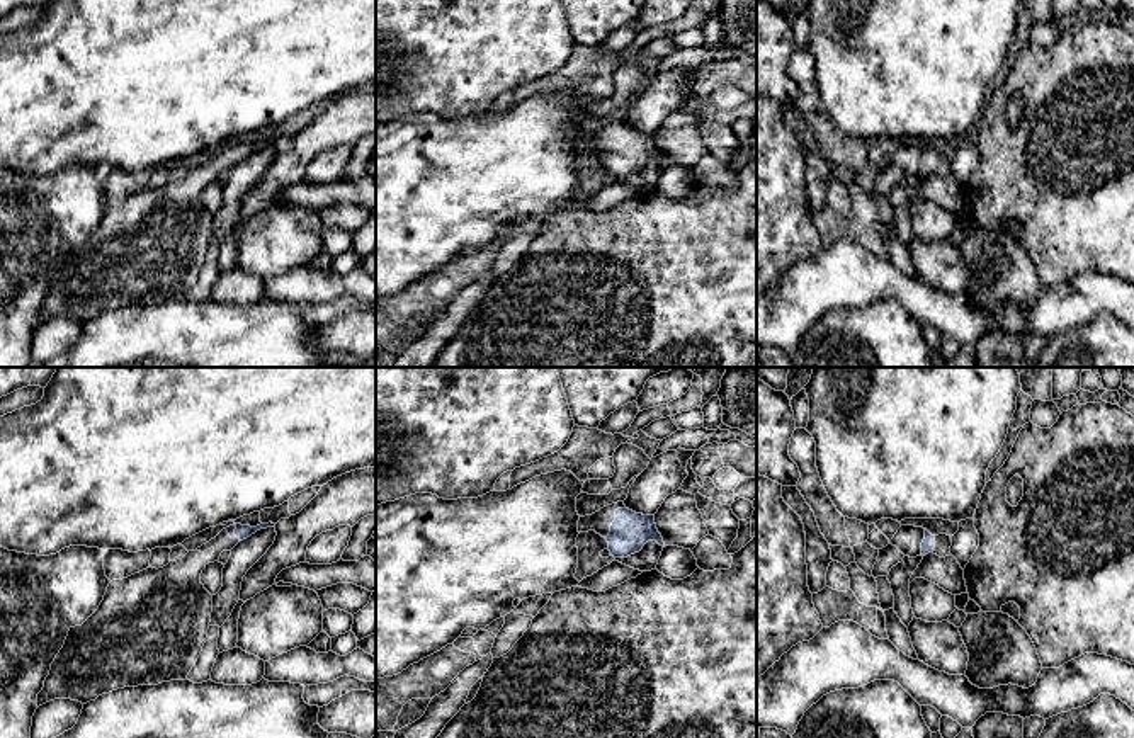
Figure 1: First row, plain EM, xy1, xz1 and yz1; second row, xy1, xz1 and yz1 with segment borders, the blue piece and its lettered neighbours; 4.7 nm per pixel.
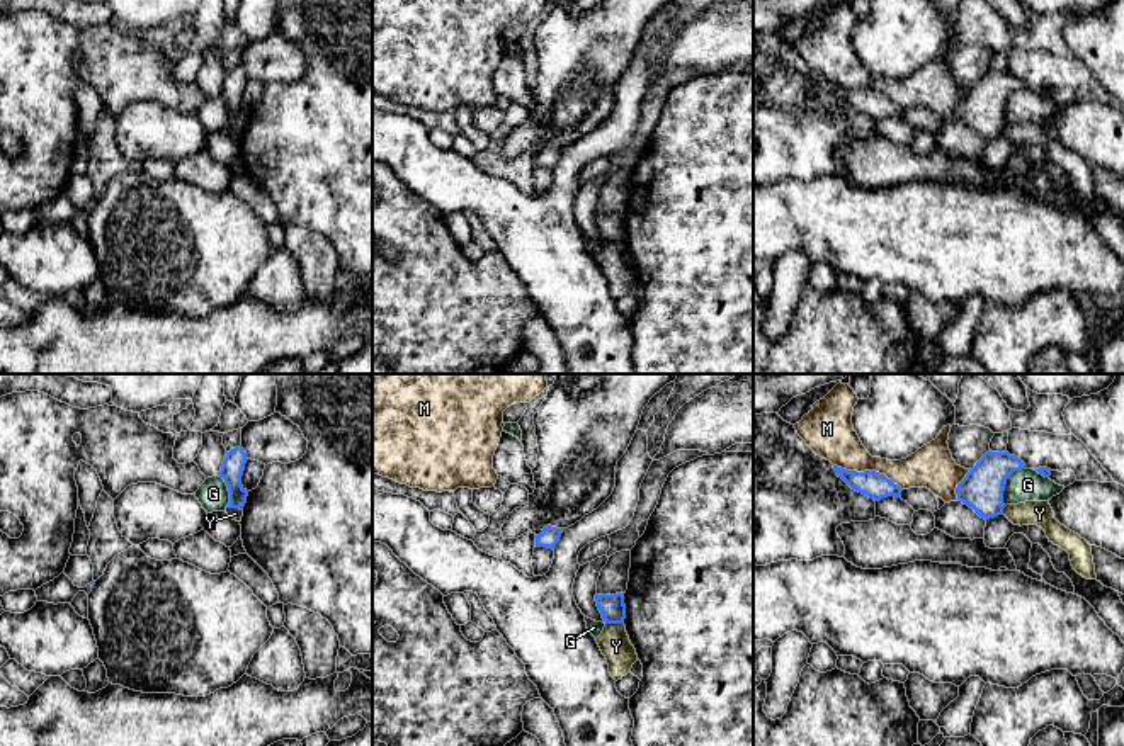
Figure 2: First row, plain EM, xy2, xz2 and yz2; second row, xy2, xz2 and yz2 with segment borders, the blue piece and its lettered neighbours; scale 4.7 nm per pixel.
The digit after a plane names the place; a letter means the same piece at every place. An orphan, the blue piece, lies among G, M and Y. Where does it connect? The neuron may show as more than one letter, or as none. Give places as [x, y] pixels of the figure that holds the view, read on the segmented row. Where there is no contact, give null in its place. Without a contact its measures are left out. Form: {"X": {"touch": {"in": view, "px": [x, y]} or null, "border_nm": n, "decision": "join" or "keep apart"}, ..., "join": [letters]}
{"G": {"touch": {"in": "yz2", "px": [1005, 483]}, "border_nm": 200, "decision": "keep apart"}, "M": {"touch": {"in": "yz2", "px": [868, 471]}, "border_nm": 340, "decision": "keep apart"}, "Y": {"touch": {"in": "xz2", "px": [614, 622]}, "border_nm": 90, "decision": "keep apart"}, "join": []}

